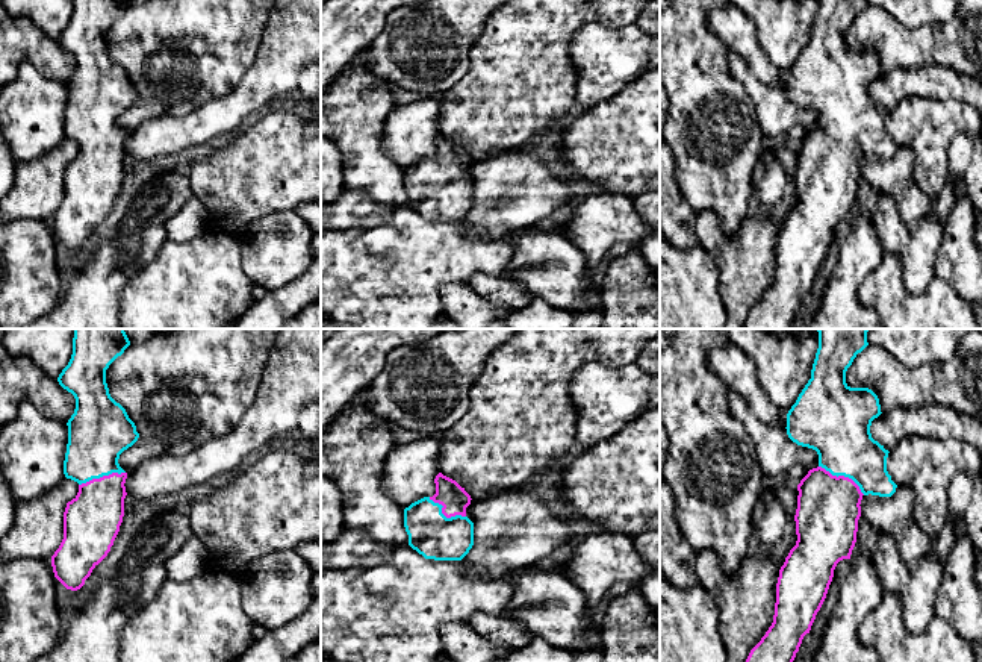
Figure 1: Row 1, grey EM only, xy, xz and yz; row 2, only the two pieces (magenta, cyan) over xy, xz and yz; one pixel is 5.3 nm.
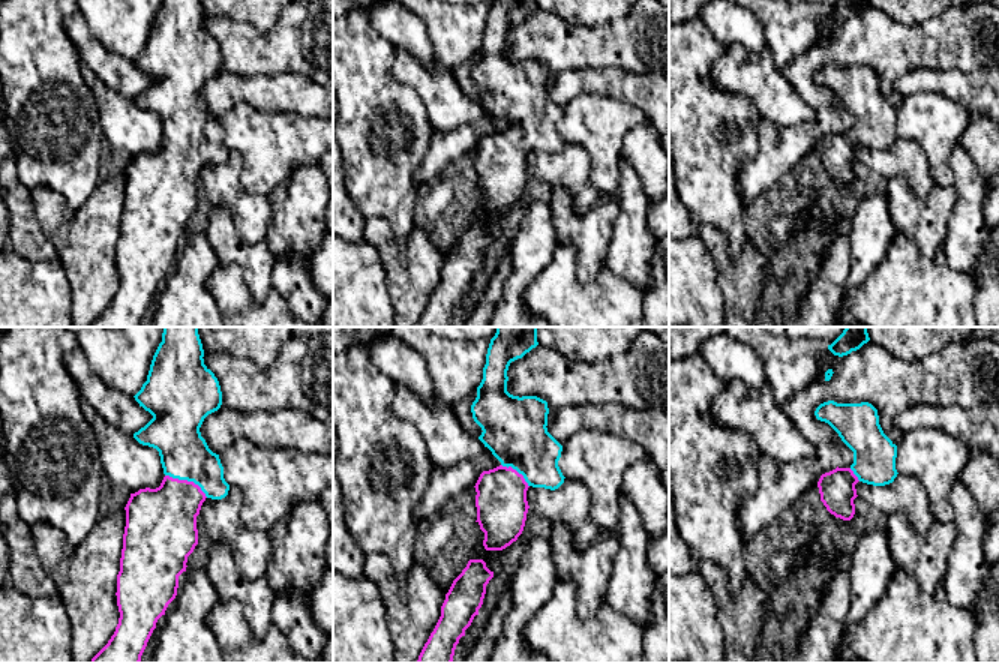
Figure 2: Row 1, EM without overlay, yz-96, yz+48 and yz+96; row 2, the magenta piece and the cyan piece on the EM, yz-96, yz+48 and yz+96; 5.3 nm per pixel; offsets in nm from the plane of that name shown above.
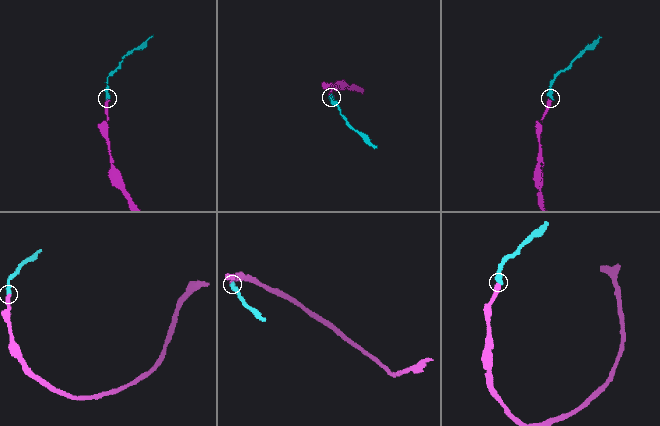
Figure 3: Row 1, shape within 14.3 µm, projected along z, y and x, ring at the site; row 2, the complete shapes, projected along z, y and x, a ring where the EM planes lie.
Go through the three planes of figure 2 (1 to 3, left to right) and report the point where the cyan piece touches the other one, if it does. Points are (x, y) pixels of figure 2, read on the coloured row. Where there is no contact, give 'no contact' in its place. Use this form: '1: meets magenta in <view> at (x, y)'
1: meets magenta in yz-96 at (186, 480)
2: meets magenta in yz+48 at (516, 471)
3: meets magenta in yz+96 at (854, 474)

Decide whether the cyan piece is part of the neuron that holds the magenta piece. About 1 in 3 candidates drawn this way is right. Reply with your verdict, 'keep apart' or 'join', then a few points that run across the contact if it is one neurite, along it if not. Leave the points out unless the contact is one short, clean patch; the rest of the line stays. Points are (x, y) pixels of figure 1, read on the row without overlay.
join; line yz (828, 170), (829, 156), (843, 137), (843, 103), (839, 90)

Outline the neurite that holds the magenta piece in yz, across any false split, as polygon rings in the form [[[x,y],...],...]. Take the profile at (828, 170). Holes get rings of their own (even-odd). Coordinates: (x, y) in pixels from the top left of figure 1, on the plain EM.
[[[819,0],[811,39],[787,74],[787,95],[797,106],[817,112],[819,127],[797,145],[796,206],[779,230],[773,283],[750,311],[744,329],[790,329],[802,300],[820,271],[837,224],[850,220],[856,203],[864,156],[891,158],[897,145],[887,132],[888,111],[872,98],[870,86],[881,73],[869,48],[850,48],[846,32],[867,0]]]

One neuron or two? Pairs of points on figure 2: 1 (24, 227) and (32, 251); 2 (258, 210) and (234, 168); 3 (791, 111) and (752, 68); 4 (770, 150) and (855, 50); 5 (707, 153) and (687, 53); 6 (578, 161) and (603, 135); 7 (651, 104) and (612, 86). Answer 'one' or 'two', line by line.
1: one
2: one
3: one
4: one
5: one
6: two
7: one

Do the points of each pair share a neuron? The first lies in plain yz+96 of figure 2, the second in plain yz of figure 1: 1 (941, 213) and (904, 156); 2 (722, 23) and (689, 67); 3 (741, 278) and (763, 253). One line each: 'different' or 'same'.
1: different
2: different
3: same

